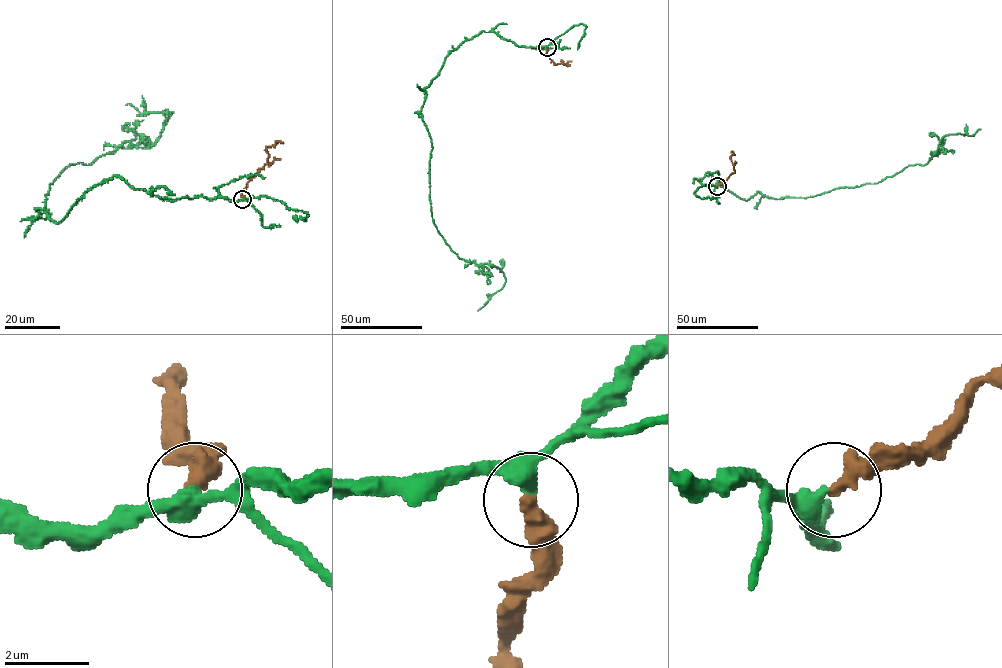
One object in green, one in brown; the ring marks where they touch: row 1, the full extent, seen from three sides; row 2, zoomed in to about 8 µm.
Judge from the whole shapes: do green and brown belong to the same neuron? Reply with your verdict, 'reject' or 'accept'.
accept

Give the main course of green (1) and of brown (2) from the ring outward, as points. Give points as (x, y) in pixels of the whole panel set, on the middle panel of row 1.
1: (547, 47), (482, 31), (449, 54), (425, 89), (432, 221), (459, 257), (504, 275), (477, 311)
2: (547, 47), (546, 54), (555, 65), (561, 60), (566, 63), (572, 61)

